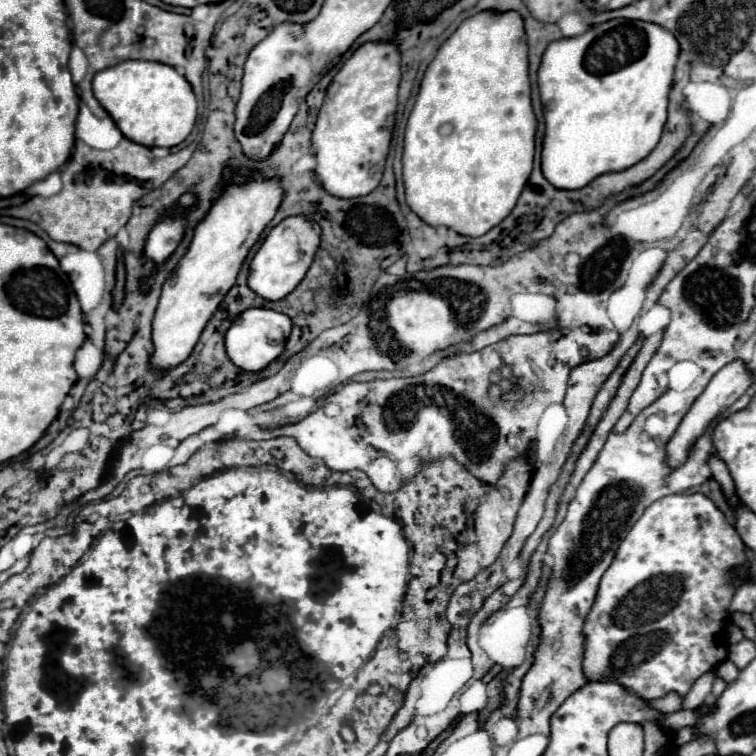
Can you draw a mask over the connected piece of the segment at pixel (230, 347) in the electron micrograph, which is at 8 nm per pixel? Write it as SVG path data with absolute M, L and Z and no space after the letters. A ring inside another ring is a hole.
M247 309L233 321L229 331L225 333L225 349L229 359L239 369L261 371L279 357L289 333L291 333L291 319L287 315L277 313L273 309Z

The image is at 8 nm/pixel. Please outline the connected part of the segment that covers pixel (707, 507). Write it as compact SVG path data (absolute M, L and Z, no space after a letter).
M693 493L693 495L667 495L659 501L655 501L643 517L633 525L633 529L627 533L627 537L621 541L617 555L611 563L611 567L605 571L601 583L599 583L599 593L595 599L595 605L591 613L587 615L585 621L585 659L583 659L583 671L587 673L589 681L619 681L625 689L637 693L639 697L663 697L669 691L677 691L679 695L687 695L691 685L707 671L713 671L721 661L727 659L727 639L725 639L725 627L729 625L727 621L731 619L729 605L735 595L735 591L741 587L743 577L747 577L747 555L745 555L745 543L741 541L739 533L735 527L725 519L725 515L713 505L709 497L703 493Z

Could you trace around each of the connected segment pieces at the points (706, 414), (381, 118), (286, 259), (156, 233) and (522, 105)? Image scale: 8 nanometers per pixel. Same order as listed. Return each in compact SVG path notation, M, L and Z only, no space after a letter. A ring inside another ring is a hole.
M735 359L735 361L731 361L731 363L727 363L713 379L711 379L711 383L707 385L707 389L699 395L699 399L693 403L693 407L689 409L689 413L685 415L685 419L681 421L681 425L679 425L679 429L675 431L675 435L671 437L671 441L667 443L667 461L669 461L669 465L671 467L679 467L679 465L683 465L683 461L687 459L687 455L689 455L689 449L691 449L691 445L695 443L695 439L705 431L705 427L715 419L715 417L719 417L727 407L731 407L745 391L747 391L747 387L753 383L753 373L751 373L751 369L745 365L745 361L741 361L741 359Z
M367 41L357 47L357 51L343 63L339 73L333 77L313 131L313 149L317 155L315 173L327 193L349 199L349 197L367 195L379 185L391 145L391 131L395 125L397 89L401 81L399 61L401 61L401 51L395 43Z
M293 215L283 219L277 227L271 229L271 233L265 237L259 251L255 253L247 279L249 287L267 301L279 301L287 297L307 275L313 257L319 249L319 241L321 229L315 221L307 219L305 215Z
M177 213L175 217L163 217L163 221L155 225L155 229L151 229L145 253L155 263L163 263L183 239L183 231L185 231L185 219L181 219Z
M481 11L469 19L465 19L455 33L439 47L433 63L427 67L425 77L421 81L421 89L415 101L415 107L407 119L405 129L405 151L403 151L403 183L405 183L405 197L407 205L429 225L439 227L451 227L461 235L479 237L487 233L491 227L499 225L515 207L519 193L523 191L531 169L533 169L533 157L535 157L535 131L537 131L537 119L531 105L531 79L529 79L529 61L527 61L527 33L523 25L523 17L517 11ZM449 125L447 133L441 133L441 127Z

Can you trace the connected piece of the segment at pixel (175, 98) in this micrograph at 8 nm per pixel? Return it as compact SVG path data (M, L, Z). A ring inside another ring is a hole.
M123 61L93 77L93 93L115 125L133 143L145 147L175 147L193 131L197 101L183 75L163 63Z

